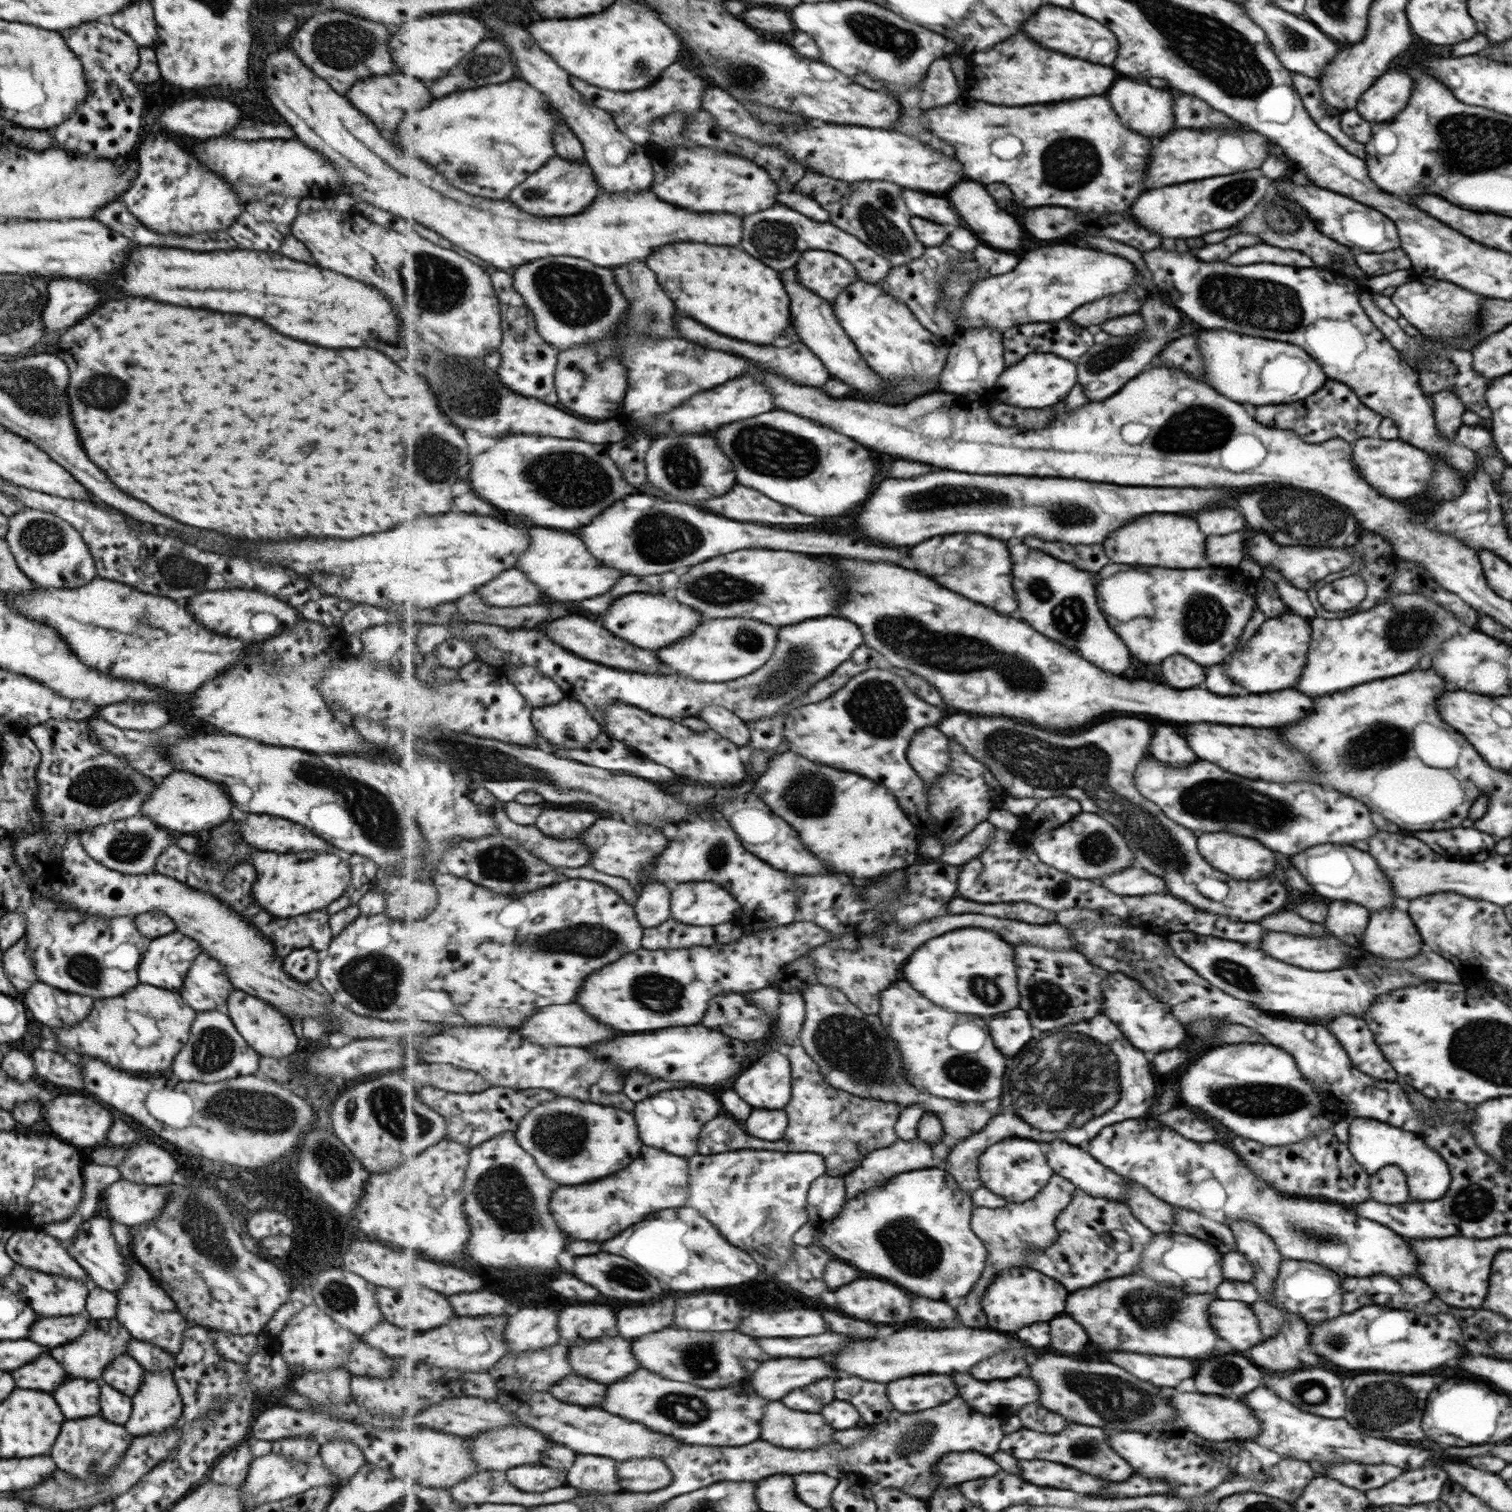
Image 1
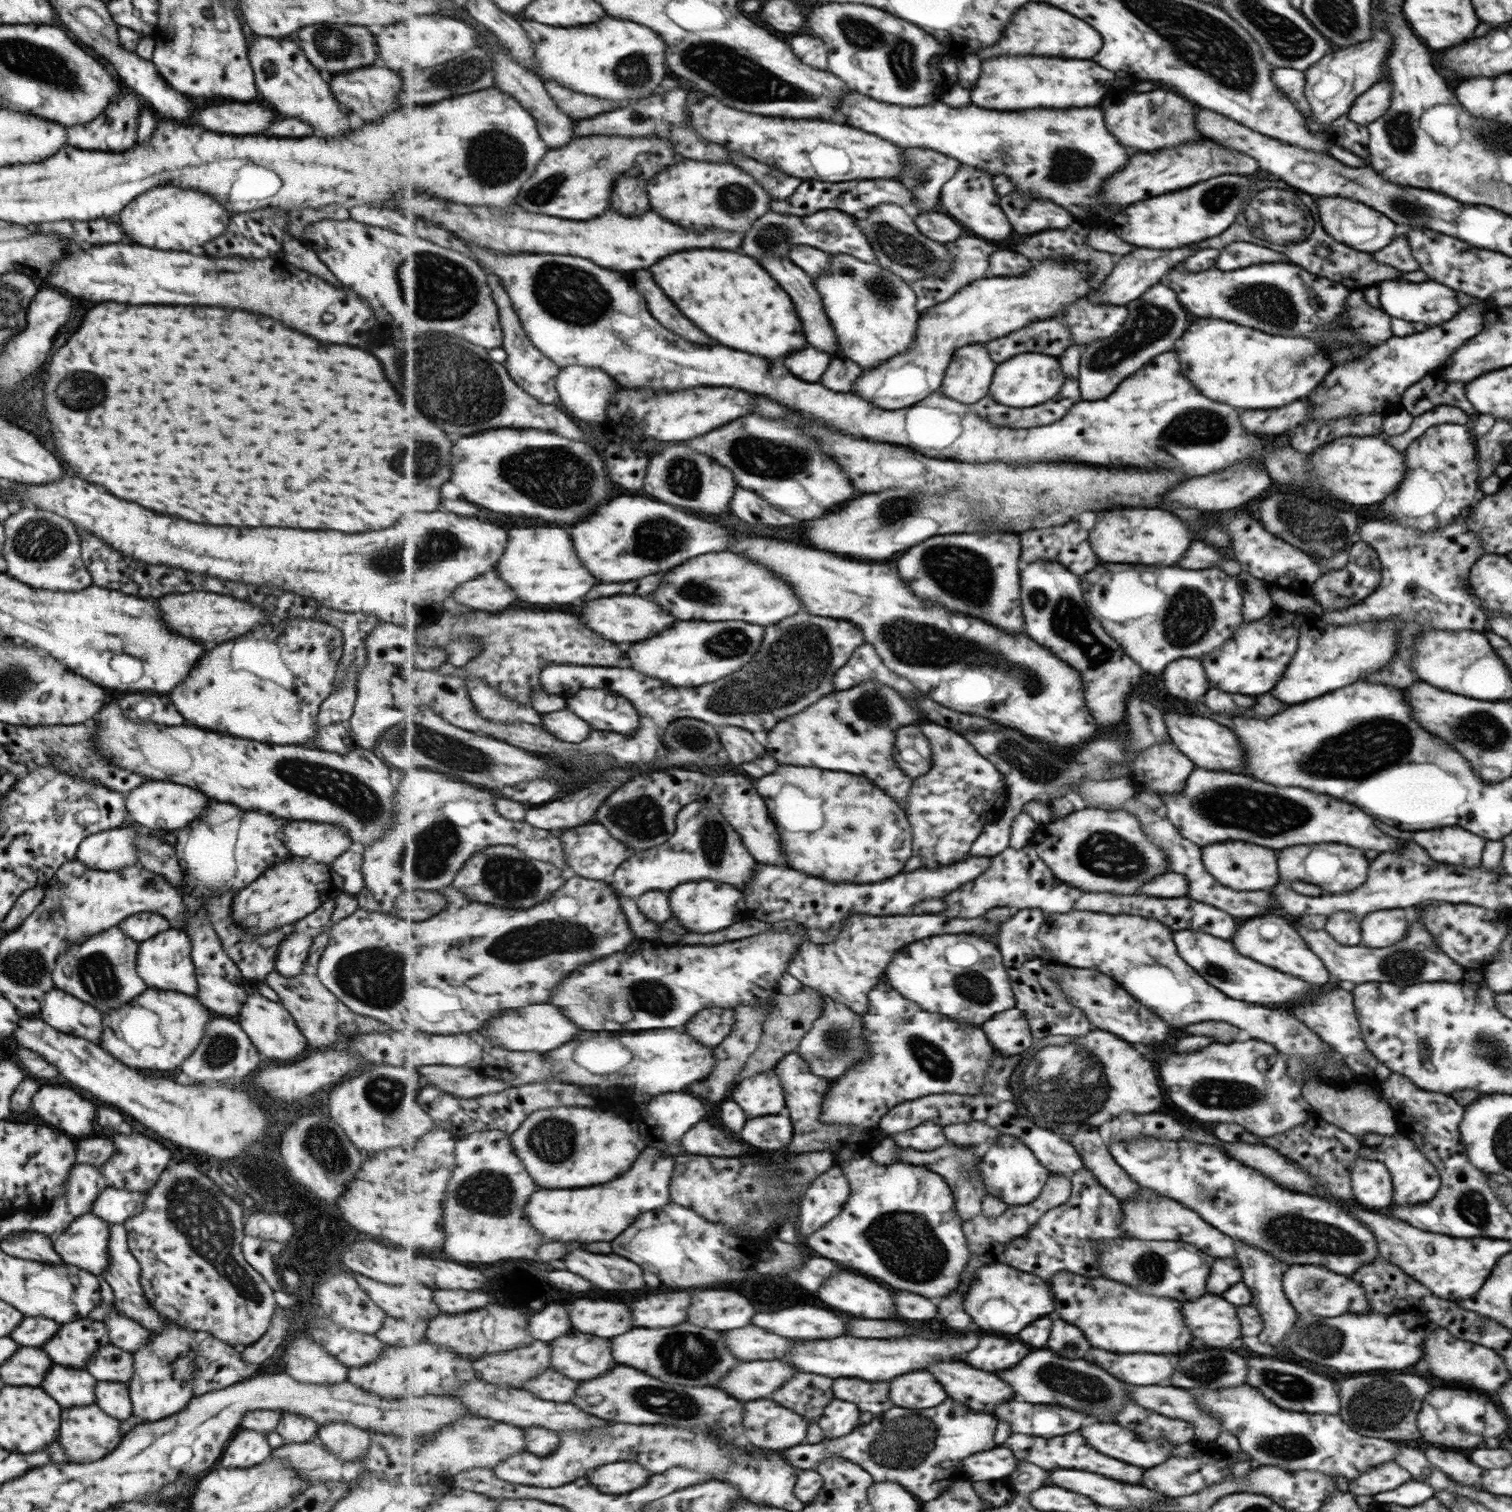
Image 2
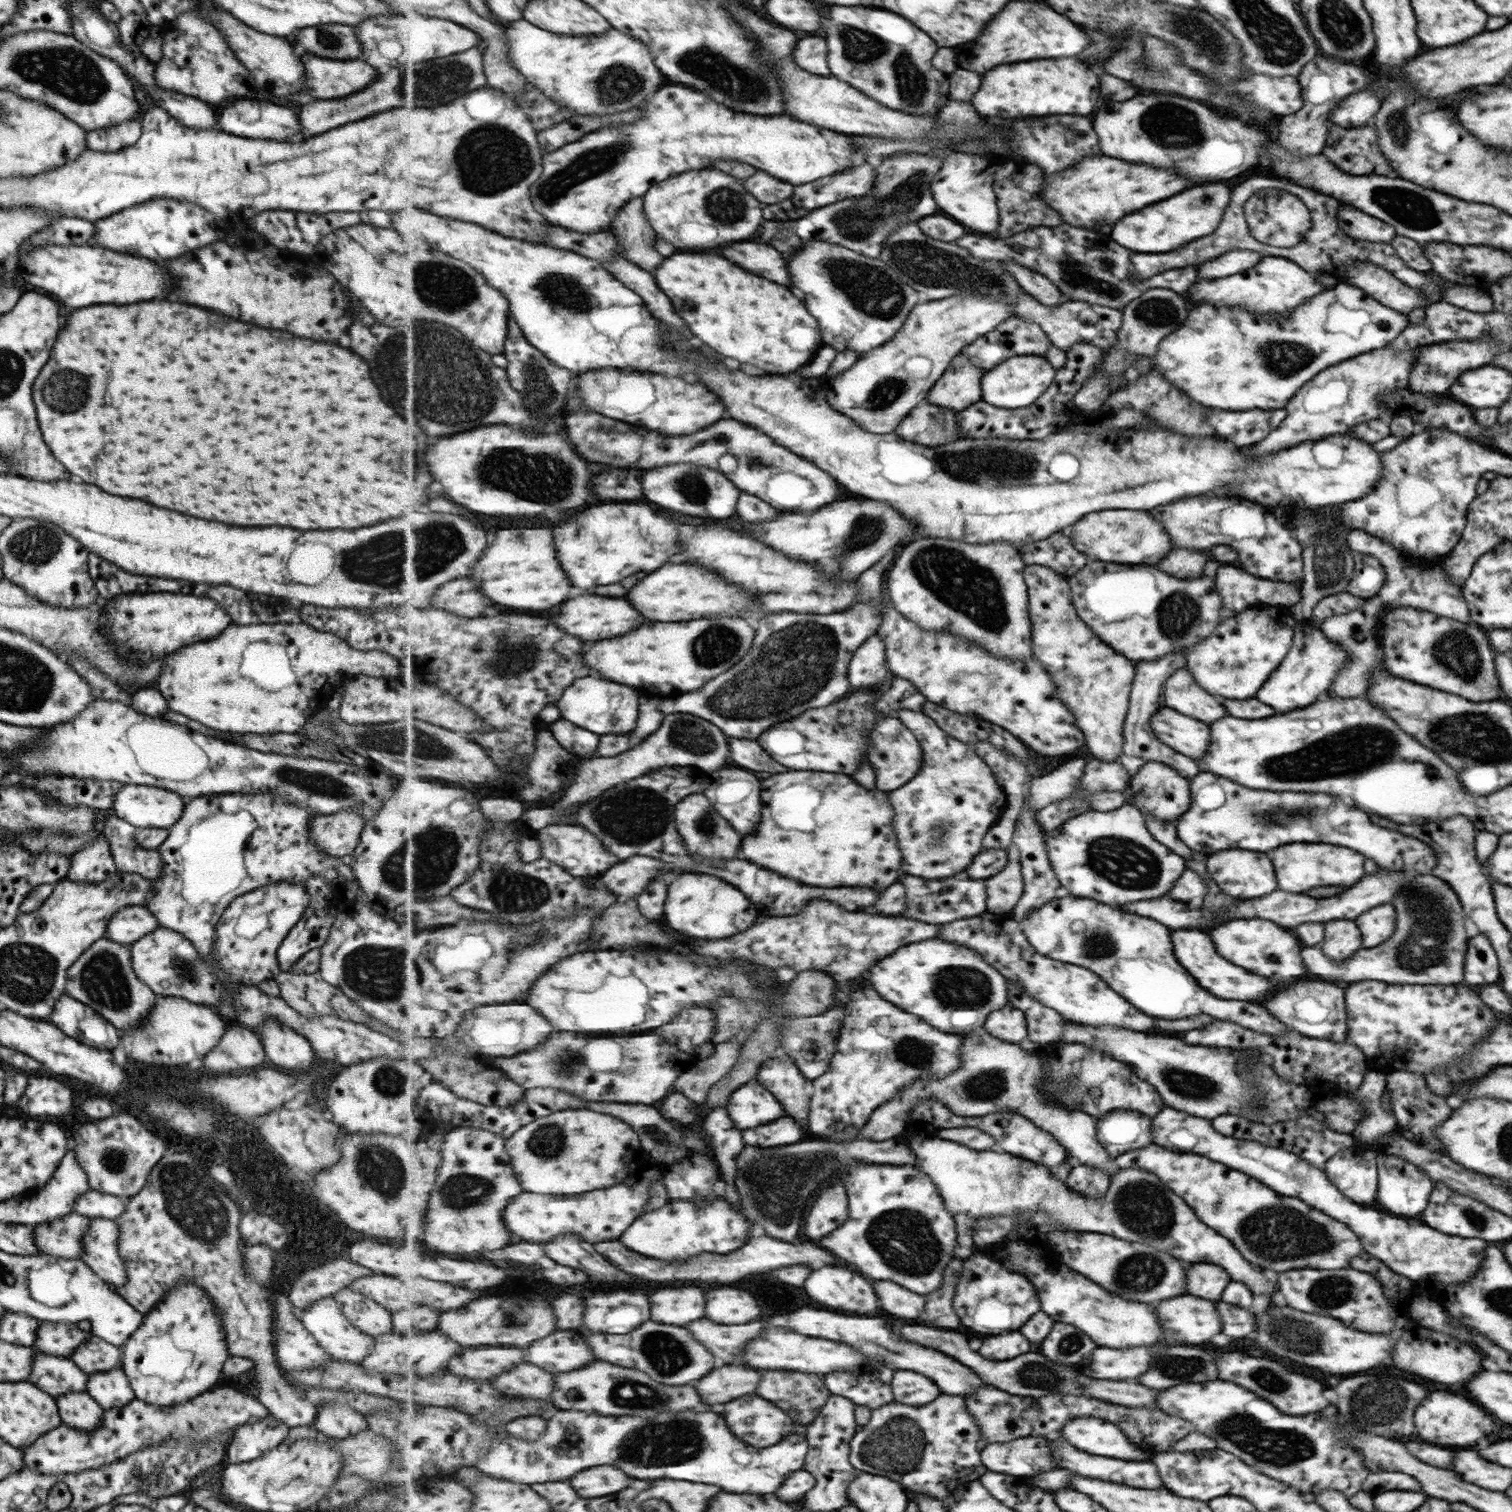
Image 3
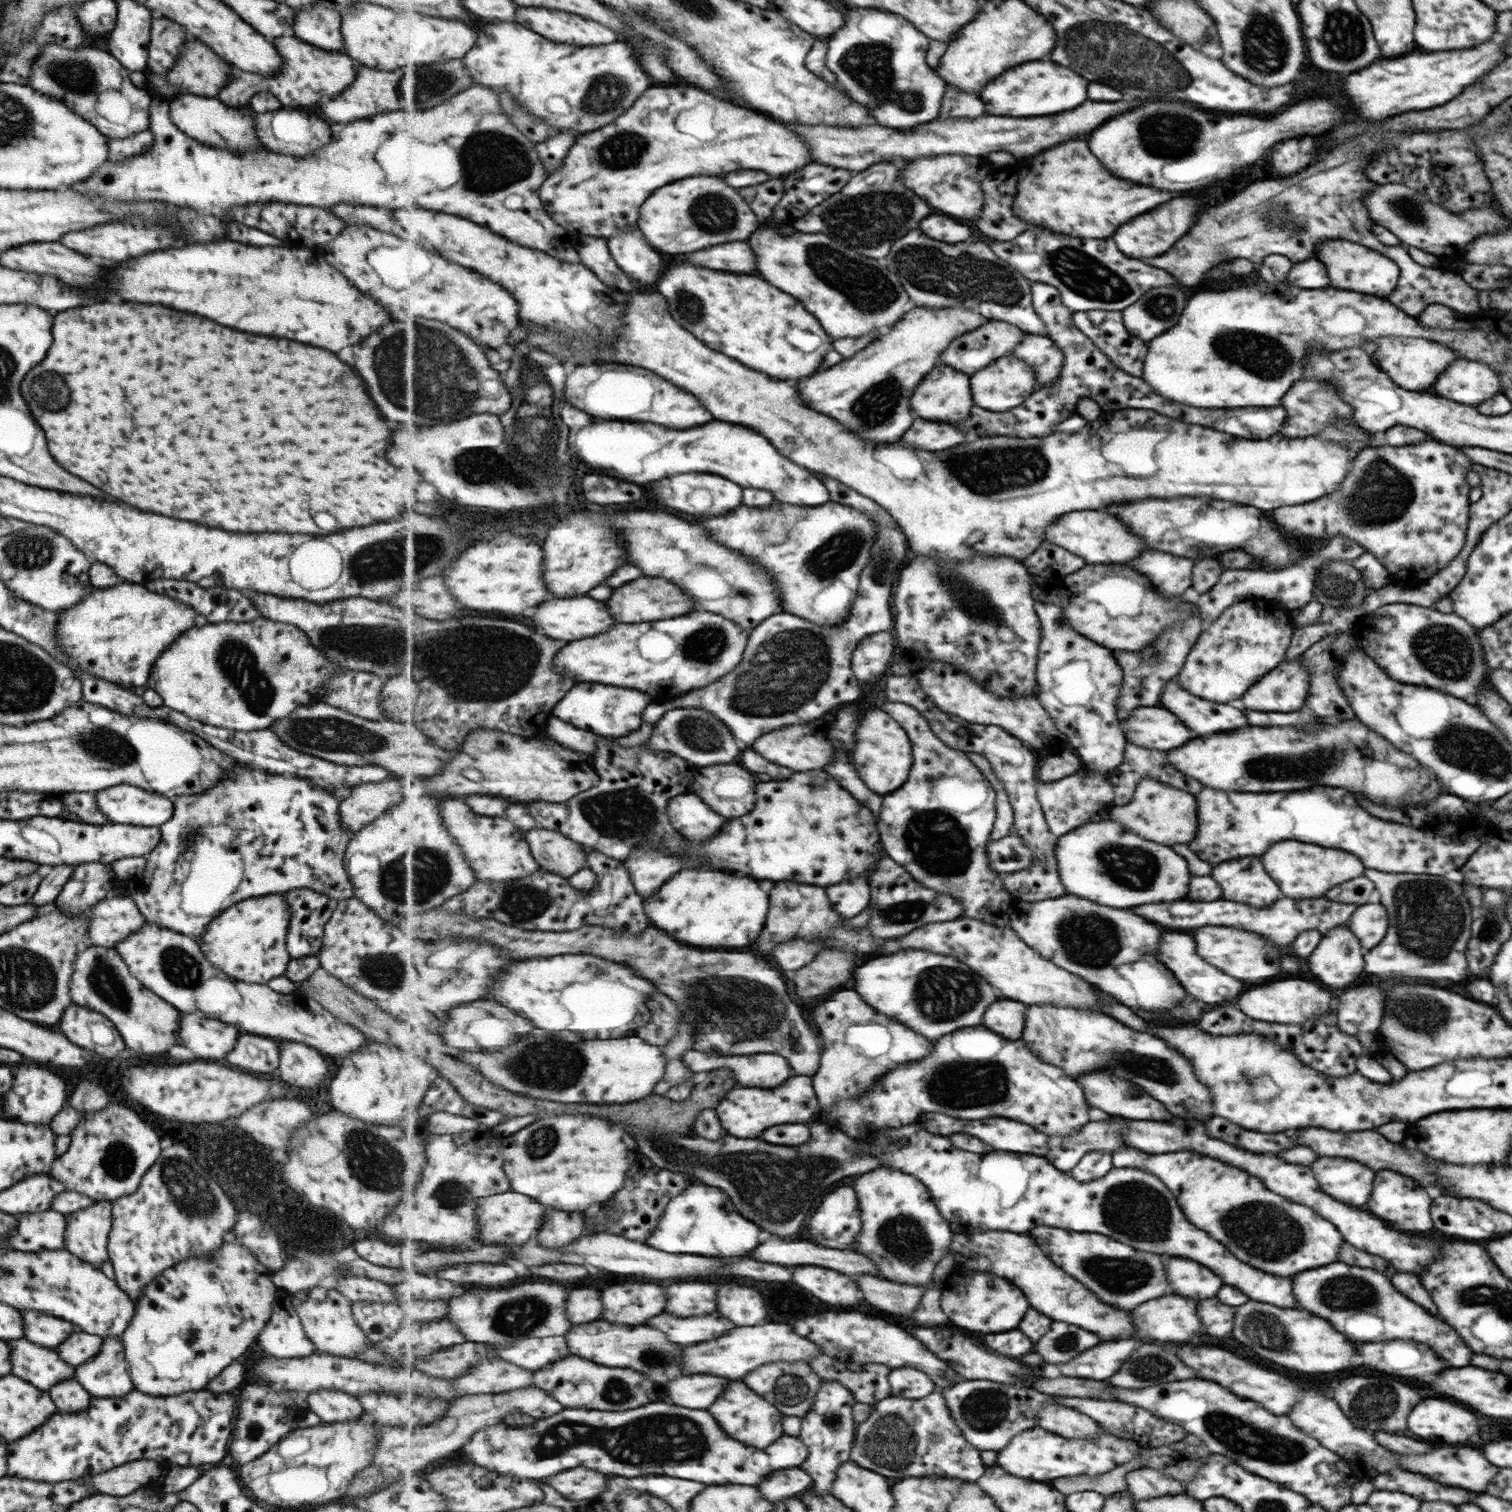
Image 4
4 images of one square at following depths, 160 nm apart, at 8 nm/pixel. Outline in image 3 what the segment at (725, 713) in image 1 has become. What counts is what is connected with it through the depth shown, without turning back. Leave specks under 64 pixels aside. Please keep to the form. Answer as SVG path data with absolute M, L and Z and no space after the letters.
M728 736L730 742L731 755L730 764L739 764L743 768L759 770L759 772L787 772L787 766L779 764L772 756L767 754L764 748L761 748L758 740L749 738L733 738Z

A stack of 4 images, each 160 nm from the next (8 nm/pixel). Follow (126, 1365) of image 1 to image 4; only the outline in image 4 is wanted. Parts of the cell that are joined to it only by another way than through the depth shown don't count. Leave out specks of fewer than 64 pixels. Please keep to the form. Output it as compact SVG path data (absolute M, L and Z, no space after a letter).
M80 1331L71 1333L62 1343L57 1346L57 1356L65 1360L71 1366L77 1366L89 1358L94 1357L100 1349L102 1338L94 1334Z

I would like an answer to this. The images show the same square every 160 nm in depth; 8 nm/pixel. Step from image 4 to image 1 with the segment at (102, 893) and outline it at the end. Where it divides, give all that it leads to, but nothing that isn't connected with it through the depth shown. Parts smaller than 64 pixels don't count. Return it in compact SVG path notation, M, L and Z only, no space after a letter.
M141 814L107 824L87 827L77 834L80 845L89 858L101 866L126 875L144 875L154 872L154 864L161 851L173 843L173 833L155 824Z

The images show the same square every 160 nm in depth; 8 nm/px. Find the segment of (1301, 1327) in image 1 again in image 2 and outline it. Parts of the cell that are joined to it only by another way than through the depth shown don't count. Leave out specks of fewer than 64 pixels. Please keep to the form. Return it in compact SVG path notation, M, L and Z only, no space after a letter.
M1236 1242L1236 1261L1242 1272L1241 1280L1250 1290L1250 1305L1257 1310L1262 1318L1262 1329L1257 1335L1259 1344L1275 1348L1277 1344L1284 1343L1289 1331L1293 1330L1296 1322L1296 1311L1283 1291L1283 1274L1288 1265L1277 1260L1272 1255L1263 1254L1264 1250L1255 1249L1251 1245Z

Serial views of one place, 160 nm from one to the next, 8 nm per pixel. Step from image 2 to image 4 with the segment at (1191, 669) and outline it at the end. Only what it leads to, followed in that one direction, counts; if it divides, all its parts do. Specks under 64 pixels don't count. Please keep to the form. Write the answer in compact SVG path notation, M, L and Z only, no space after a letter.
M1170 680L1161 694L1160 700L1161 707L1168 709L1169 712L1175 713L1177 717L1184 724L1189 724L1189 728L1193 728L1193 736L1209 736L1213 732L1227 732L1227 730L1235 730L1235 728L1243 728L1247 726L1247 720L1245 716L1229 706L1229 704L1211 704L1207 700L1199 700L1195 698L1193 694L1189 694L1184 687L1181 687L1181 684L1177 680Z

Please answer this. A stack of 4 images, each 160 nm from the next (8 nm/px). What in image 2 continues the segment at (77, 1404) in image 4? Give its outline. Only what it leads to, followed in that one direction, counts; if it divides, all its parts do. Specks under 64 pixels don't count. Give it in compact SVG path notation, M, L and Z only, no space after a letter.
M95 1404L81 1408L63 1408L61 1410L61 1426L59 1426L59 1442L65 1448L68 1462L88 1463L108 1455L121 1440L120 1424L117 1419L107 1416Z

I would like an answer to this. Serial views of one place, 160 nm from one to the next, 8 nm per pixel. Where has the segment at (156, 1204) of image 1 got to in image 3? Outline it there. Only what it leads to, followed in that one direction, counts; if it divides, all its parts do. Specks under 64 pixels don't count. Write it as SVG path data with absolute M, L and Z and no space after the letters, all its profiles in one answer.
M89 1190L75 1198L72 1202L72 1210L75 1214L89 1219L101 1217L113 1221L124 1211L125 1200Z

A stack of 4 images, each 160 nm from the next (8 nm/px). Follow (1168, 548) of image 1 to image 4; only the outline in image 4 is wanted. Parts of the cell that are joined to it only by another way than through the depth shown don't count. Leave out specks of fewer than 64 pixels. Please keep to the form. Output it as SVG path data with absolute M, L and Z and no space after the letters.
M1079 510L1079 512L1069 512L1067 516L1061 516L1061 520L1053 524L1053 528L1049 527L1044 542L1067 548L1071 554L1079 556L1085 562L1093 562L1093 564L1127 562L1145 552L1143 540L1129 534L1125 526L1117 522L1113 516L1105 512L1097 512L1097 510Z

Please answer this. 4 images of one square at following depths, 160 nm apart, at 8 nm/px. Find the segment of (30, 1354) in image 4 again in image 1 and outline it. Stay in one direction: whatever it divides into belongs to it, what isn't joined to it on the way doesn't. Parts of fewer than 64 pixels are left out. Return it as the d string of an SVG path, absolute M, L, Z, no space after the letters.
M67 1378L55 1392L51 1394L65 1418L85 1418L100 1414L97 1404L99 1386L93 1380L81 1380L81 1378Z

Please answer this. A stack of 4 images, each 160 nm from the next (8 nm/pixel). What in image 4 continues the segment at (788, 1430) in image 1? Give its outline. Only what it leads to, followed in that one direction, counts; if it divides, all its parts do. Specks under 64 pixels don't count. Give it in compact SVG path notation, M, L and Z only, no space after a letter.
M743 1380L731 1382L729 1388L725 1388L725 1394L709 1408L713 1416L717 1416L717 1422L729 1432L735 1440L745 1440L745 1444L753 1444L755 1448L767 1448L775 1440L784 1435L783 1418L785 1414L776 1407L772 1401L765 1400L765 1397L759 1396Z

